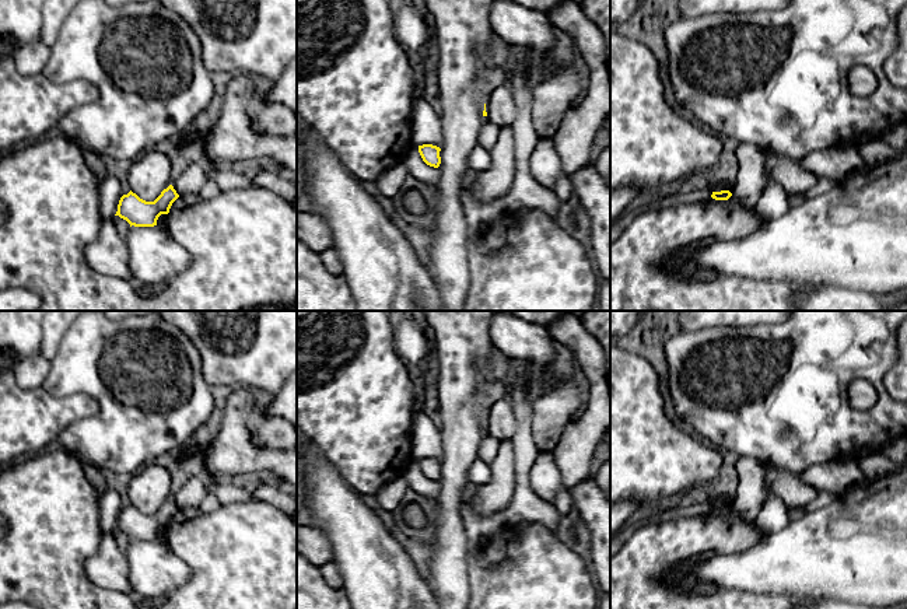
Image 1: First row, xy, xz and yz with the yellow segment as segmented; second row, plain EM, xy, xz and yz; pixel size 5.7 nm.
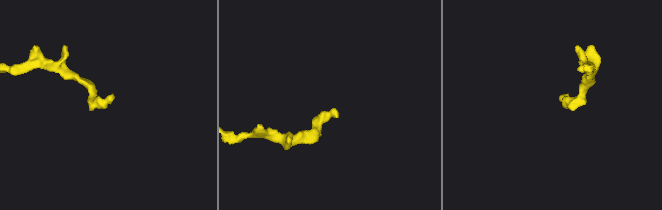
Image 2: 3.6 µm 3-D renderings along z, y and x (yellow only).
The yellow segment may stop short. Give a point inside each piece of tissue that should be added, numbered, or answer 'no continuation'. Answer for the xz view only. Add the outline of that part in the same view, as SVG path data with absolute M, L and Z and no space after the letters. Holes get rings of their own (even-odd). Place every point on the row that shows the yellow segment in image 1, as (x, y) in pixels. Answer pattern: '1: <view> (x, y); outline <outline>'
no continuation

